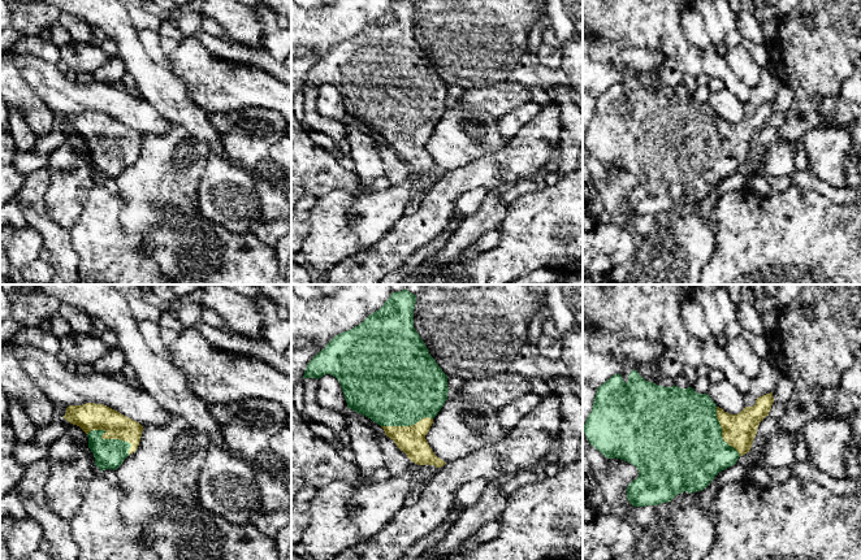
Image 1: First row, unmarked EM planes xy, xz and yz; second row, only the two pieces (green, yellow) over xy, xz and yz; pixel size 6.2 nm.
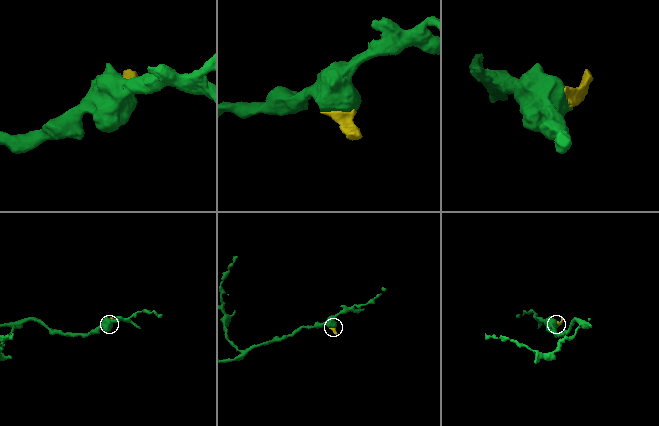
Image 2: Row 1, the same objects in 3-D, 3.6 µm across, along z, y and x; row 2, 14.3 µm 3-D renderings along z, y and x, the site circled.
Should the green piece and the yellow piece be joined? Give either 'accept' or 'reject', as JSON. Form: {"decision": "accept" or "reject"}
{"decision": "accept"}

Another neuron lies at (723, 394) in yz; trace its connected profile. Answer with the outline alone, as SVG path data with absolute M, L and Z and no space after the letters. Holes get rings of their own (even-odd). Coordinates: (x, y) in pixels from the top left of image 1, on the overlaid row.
M727 379L711 383L709 386L708 395L717 404L717 407L730 414L737 414L745 408L744 394Z

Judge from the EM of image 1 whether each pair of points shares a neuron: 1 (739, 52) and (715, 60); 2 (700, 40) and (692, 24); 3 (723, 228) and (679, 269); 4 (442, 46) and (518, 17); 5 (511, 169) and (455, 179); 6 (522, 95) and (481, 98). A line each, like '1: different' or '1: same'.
1: different
2: same
3: different
4: same
5: same
6: same

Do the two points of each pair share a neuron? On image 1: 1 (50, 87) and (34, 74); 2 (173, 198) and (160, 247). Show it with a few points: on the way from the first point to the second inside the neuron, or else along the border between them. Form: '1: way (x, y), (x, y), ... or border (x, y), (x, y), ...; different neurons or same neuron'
1: way (46, 83), (38, 76); same neuron
2: way (159, 205), (154, 211), (154, 233); same neuron

